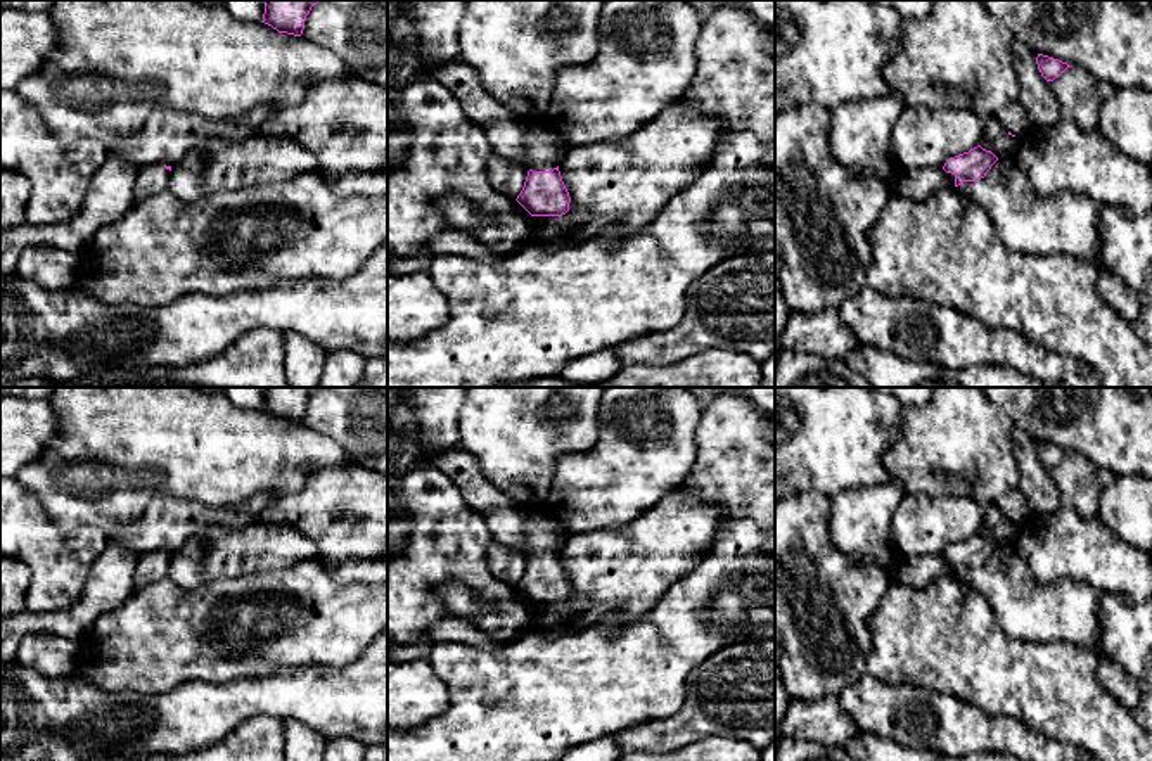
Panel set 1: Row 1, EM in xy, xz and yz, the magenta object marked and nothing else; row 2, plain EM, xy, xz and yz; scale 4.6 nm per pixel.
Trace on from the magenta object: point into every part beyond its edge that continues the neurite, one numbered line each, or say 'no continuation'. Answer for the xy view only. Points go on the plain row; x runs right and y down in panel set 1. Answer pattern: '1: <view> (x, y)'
1: xy (153, 566)

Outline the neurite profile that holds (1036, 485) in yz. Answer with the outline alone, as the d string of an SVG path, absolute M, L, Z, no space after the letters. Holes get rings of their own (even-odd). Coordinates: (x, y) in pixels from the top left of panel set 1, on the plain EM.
M1015 431L1014 453L1021 467L1017 489L1024 495L1031 514L1046 514L1060 507L1059 489L1036 451L1038 441Z

